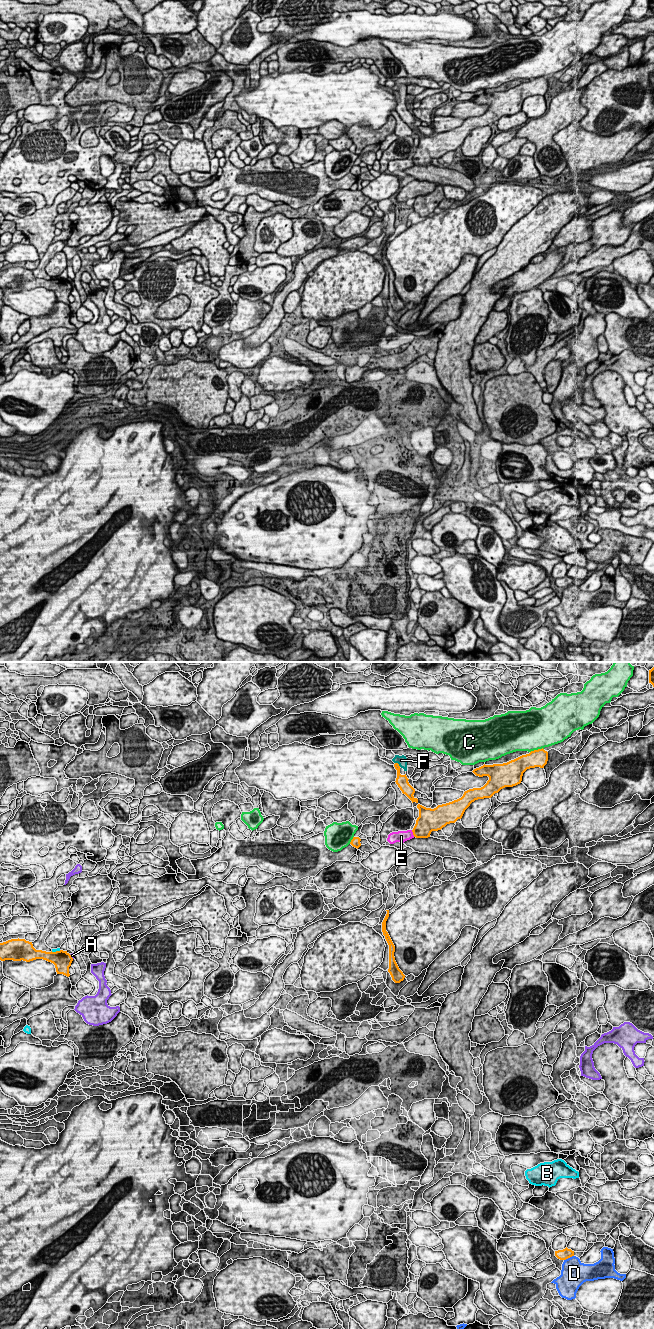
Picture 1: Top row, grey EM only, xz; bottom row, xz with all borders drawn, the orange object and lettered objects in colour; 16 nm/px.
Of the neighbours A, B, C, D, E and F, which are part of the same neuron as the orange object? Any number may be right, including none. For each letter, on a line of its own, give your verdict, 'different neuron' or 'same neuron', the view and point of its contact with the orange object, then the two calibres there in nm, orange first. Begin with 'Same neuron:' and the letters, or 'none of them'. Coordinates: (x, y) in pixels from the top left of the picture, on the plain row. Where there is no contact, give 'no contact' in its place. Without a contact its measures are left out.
Same neuron: F
A: different neuron | xz (70, 284) | 300/60 nm
B: different neuron | xz (56, 279) | 300/60 nm
C: different neuron | xz (536, 78) | 280/480 nm
D: different neuron | xz (568, 585) | 170/380 nm
E: different neuron | xz (413, 161) | 320/190 nm
F: same neuron | xz (398, 92) | 160/160 nm

